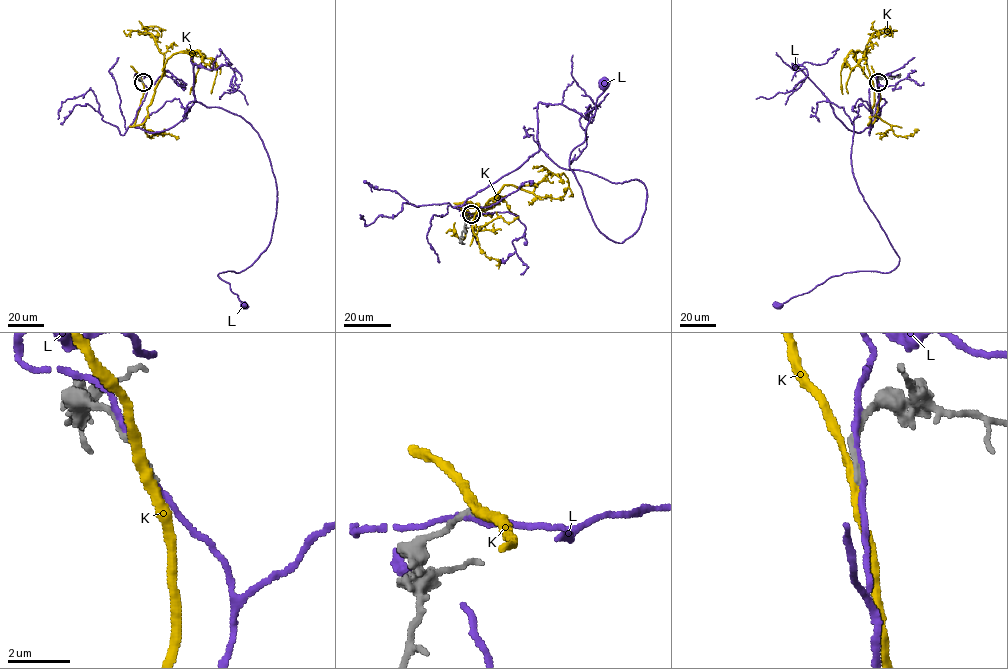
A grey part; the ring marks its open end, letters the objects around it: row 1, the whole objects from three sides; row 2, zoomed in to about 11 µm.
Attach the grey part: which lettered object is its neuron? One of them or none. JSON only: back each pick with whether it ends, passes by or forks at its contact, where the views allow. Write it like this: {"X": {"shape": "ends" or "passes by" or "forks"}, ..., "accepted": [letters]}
{"accepted": []}

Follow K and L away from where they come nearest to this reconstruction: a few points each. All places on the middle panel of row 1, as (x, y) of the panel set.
K: (470, 214), (459, 204), (489, 208), (505, 185), (560, 198), (568, 186), (568, 179), (560, 175)
L: (469, 214), (454, 207), (540, 149), (559, 167), (642, 182), (633, 234), (604, 235), (569, 167), (603, 84)

